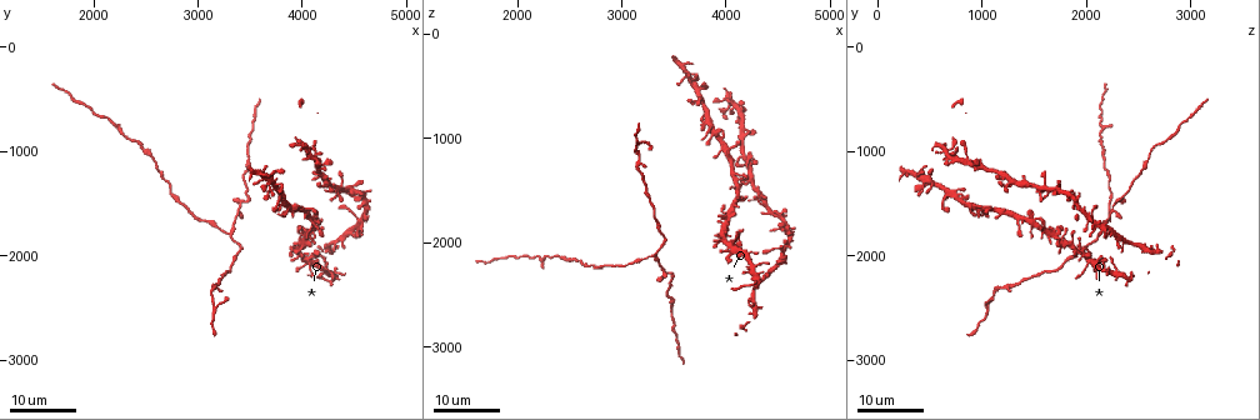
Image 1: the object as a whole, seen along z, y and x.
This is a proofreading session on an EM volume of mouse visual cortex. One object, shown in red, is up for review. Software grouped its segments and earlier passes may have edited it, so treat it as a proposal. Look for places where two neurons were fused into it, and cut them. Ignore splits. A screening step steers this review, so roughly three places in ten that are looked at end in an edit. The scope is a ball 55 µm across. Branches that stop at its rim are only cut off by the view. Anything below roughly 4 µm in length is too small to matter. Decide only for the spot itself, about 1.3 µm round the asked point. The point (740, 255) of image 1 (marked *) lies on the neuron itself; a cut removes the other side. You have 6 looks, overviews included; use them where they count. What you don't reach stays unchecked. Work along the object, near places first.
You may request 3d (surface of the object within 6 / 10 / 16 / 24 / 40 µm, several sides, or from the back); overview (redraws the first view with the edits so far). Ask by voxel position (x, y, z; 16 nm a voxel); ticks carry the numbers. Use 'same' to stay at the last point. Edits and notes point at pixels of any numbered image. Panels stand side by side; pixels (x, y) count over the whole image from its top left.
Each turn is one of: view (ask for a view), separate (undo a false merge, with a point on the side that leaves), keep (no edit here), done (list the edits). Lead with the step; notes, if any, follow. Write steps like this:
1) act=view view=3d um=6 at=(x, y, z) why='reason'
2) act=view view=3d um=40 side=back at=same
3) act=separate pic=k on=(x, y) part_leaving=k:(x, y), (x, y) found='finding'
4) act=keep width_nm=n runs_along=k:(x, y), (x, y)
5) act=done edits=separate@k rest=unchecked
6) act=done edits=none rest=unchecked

act=view view=3d um=16 at=(3300, 1820, 2140) why='a fork'

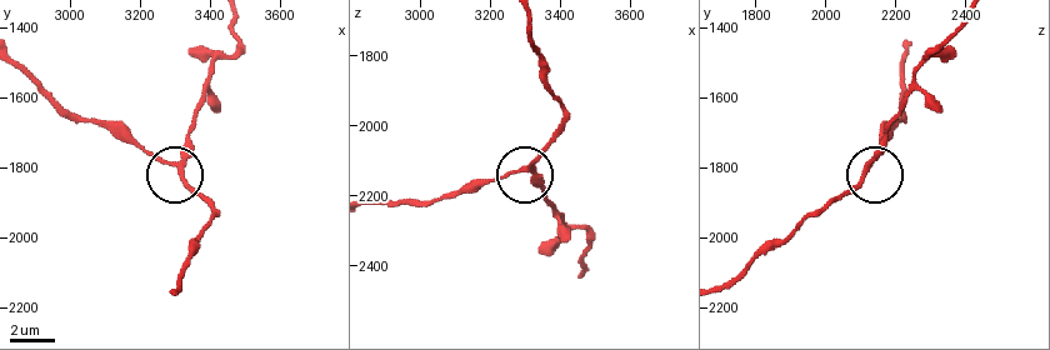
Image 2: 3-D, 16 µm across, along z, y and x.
act=view view=3d um=10 at=(3310, 1790, 2120) why='closer look'

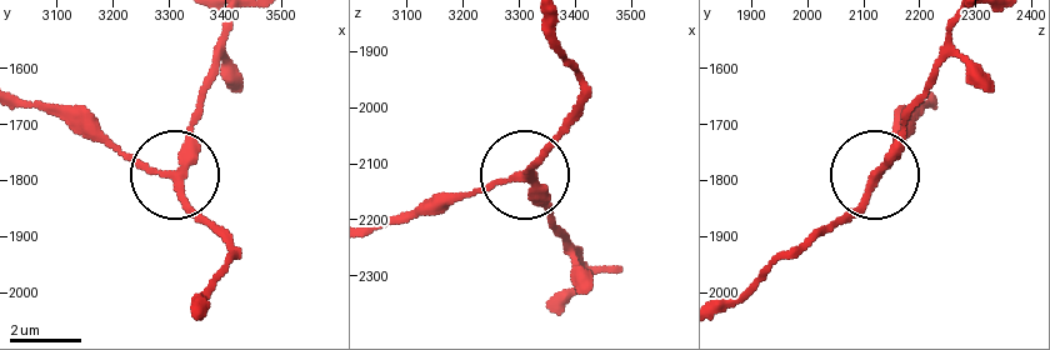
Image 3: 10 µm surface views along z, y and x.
act=keep found='all the same neuron'

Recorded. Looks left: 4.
act=view view=3d um=24 at=(3400, 1540, 2260) why='sudden change in width'

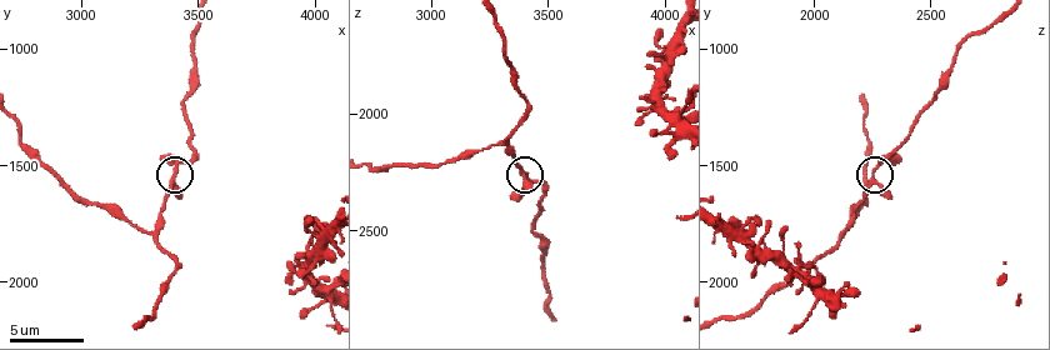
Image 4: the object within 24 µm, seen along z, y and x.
act=view view=3d um=10 at=(3400, 1510, 2260) why='closer look'

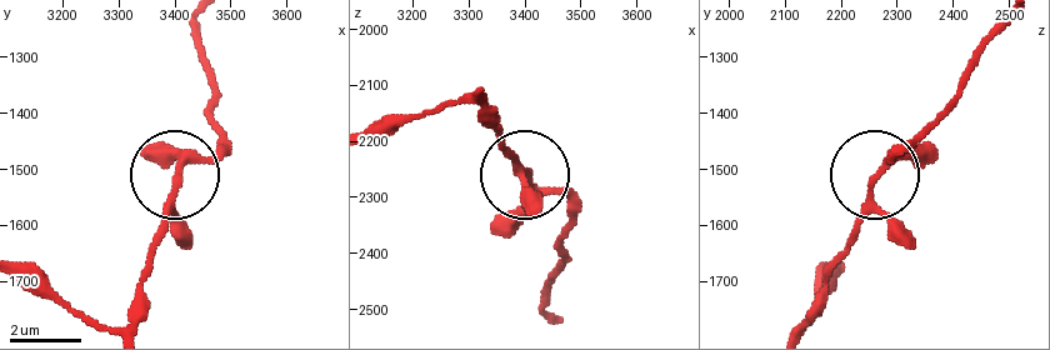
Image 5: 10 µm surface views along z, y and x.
act=keep found='one neuron here'

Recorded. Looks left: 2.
act=view view=3d um=16 at=(3160, 2300, 1200) why='thick turns thin'

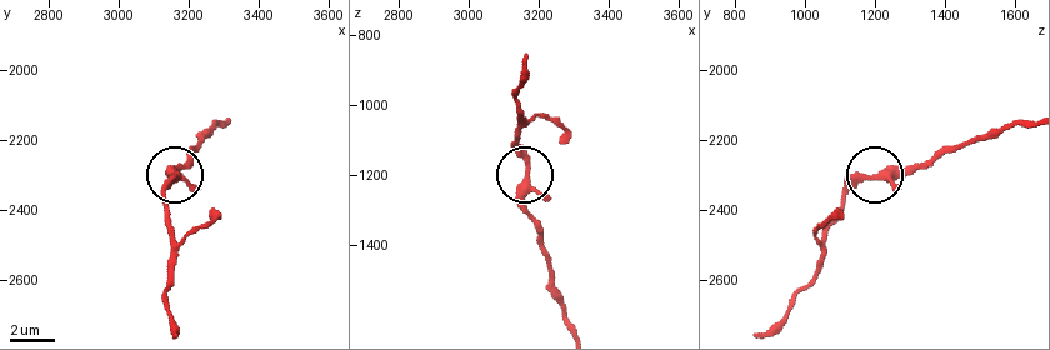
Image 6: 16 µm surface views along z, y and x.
act=view view=3d um=6 at=(3160, 2300, 1190)

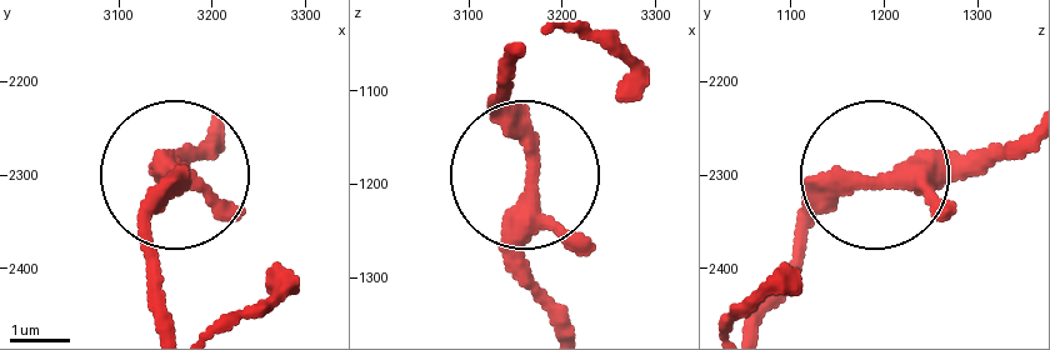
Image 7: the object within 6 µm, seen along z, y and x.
act=keep arms=3 found='all the same neuron'

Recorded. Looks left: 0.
act=done edits=none rest=unchecked

